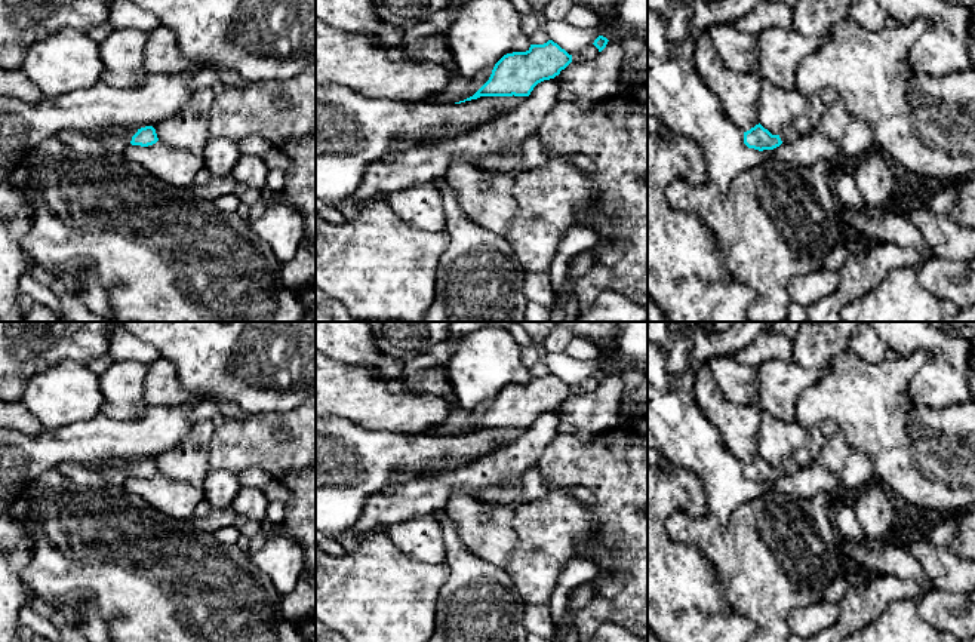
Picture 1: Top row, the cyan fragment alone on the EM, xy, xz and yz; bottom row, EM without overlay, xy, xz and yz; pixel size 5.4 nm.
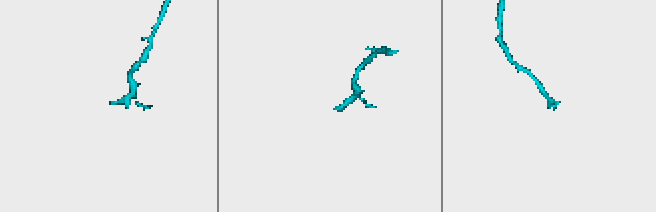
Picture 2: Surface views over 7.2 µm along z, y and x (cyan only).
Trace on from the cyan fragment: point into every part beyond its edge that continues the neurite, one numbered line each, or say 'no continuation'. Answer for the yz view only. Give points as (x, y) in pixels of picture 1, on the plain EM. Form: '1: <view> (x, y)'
1: yz (789, 467)

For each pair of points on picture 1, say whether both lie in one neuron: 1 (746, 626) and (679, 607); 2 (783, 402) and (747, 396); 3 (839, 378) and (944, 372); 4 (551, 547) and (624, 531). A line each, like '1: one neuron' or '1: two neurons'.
1: one neuron
2: two neurons
3: two neurons
4: one neuron

